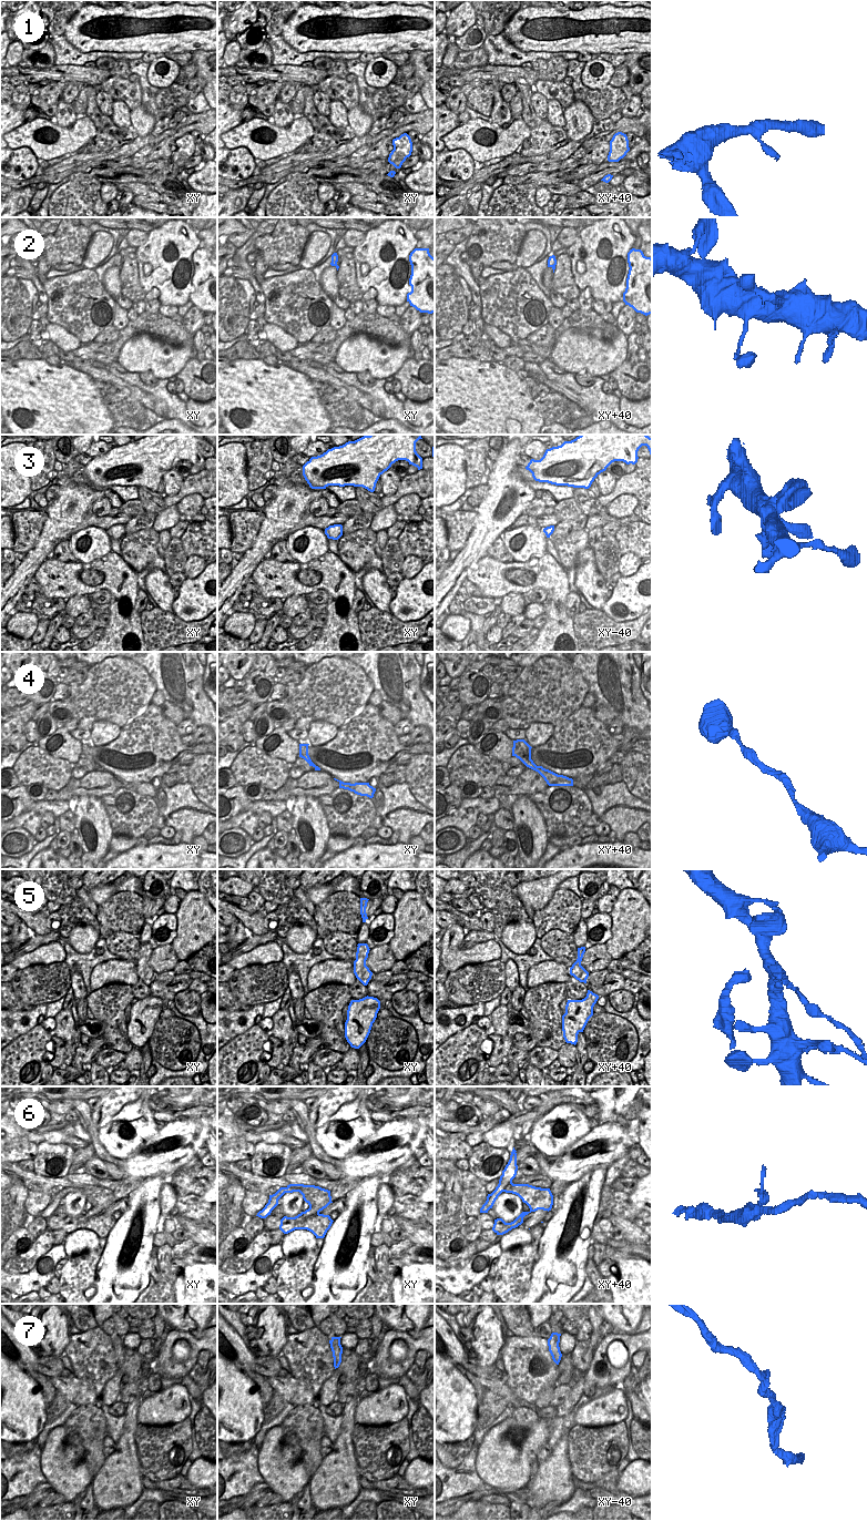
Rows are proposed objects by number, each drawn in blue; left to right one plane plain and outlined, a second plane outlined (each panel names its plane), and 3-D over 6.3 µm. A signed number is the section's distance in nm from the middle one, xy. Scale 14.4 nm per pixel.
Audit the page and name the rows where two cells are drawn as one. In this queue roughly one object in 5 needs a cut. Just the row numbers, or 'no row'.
5

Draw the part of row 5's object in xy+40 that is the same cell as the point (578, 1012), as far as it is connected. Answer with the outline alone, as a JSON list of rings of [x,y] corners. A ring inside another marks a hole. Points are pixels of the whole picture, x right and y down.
[[[584,998],[568,1000],[565,1013],[562,1015],[562,1031],[567,1043],[577,1044],[578,1034],[583,1032],[589,1019],[593,1015],[596,1001]]]

